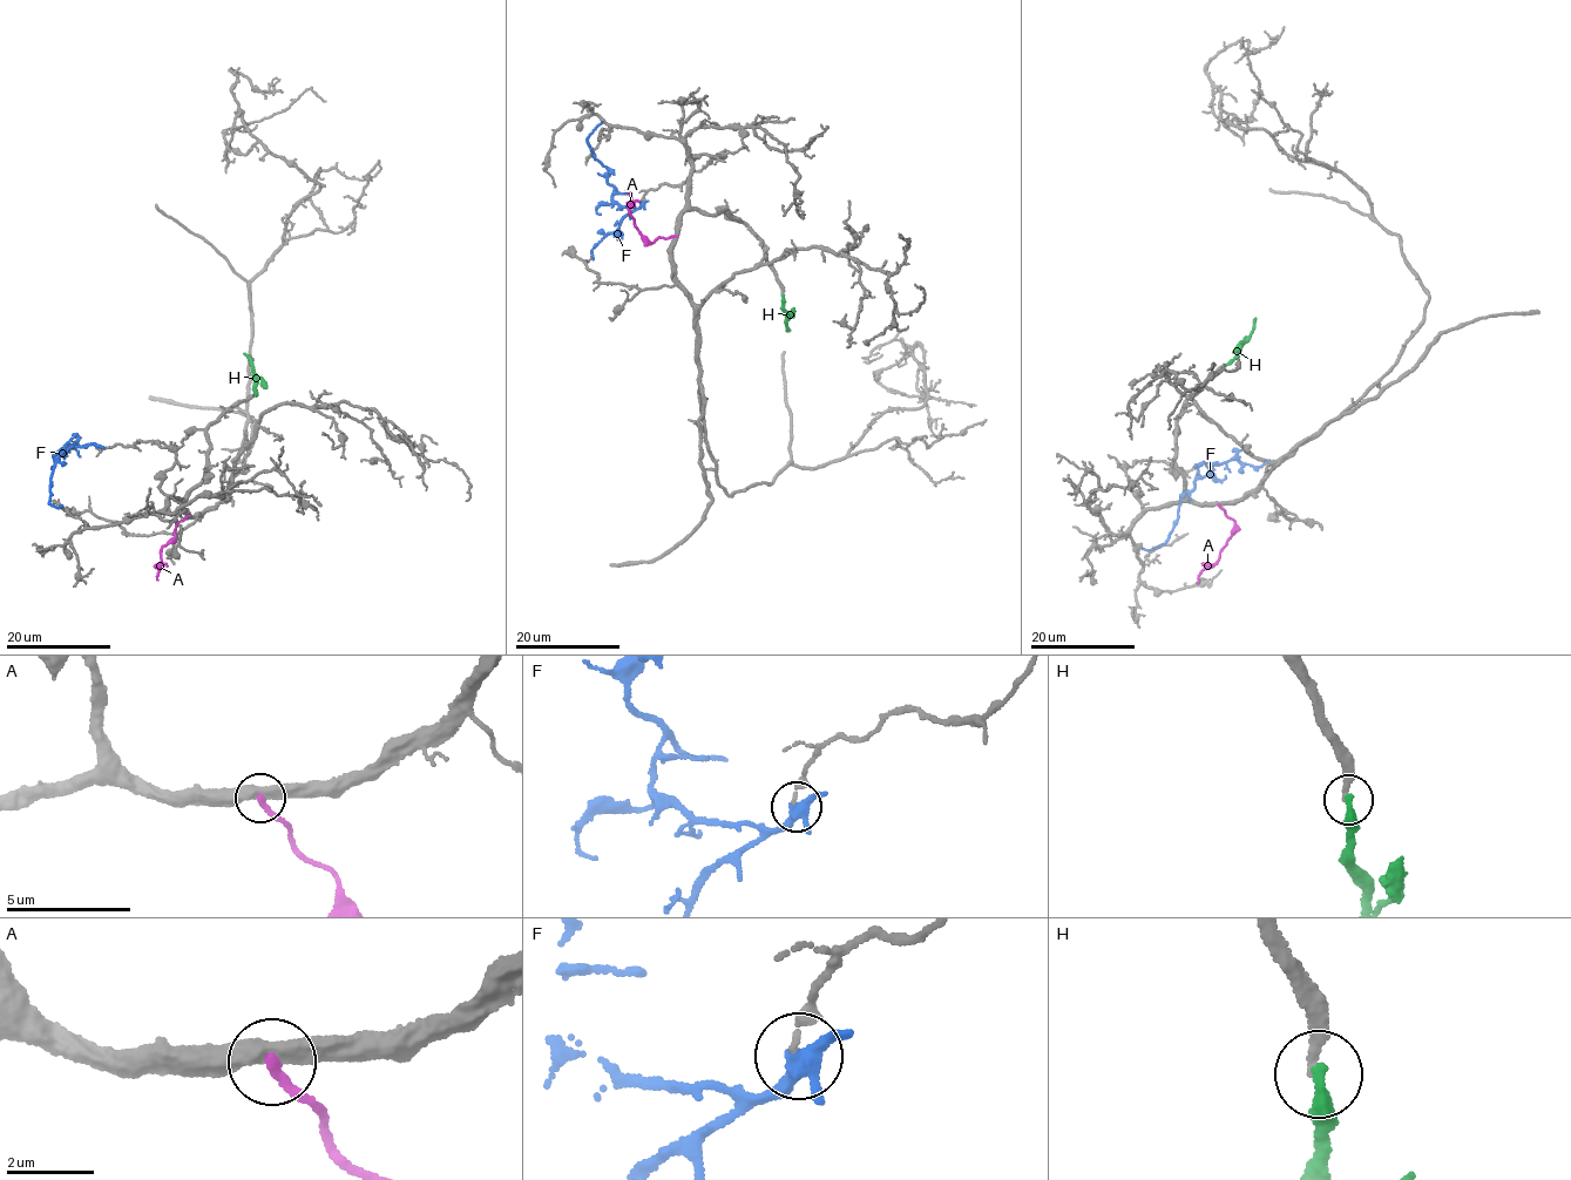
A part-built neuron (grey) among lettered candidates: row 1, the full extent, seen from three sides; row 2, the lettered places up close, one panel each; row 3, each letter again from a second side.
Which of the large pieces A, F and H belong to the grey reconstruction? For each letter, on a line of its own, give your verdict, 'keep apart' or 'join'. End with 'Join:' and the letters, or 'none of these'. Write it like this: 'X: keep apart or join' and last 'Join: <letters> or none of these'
A: keep apart
F: keep apart
H: join
Join: H

